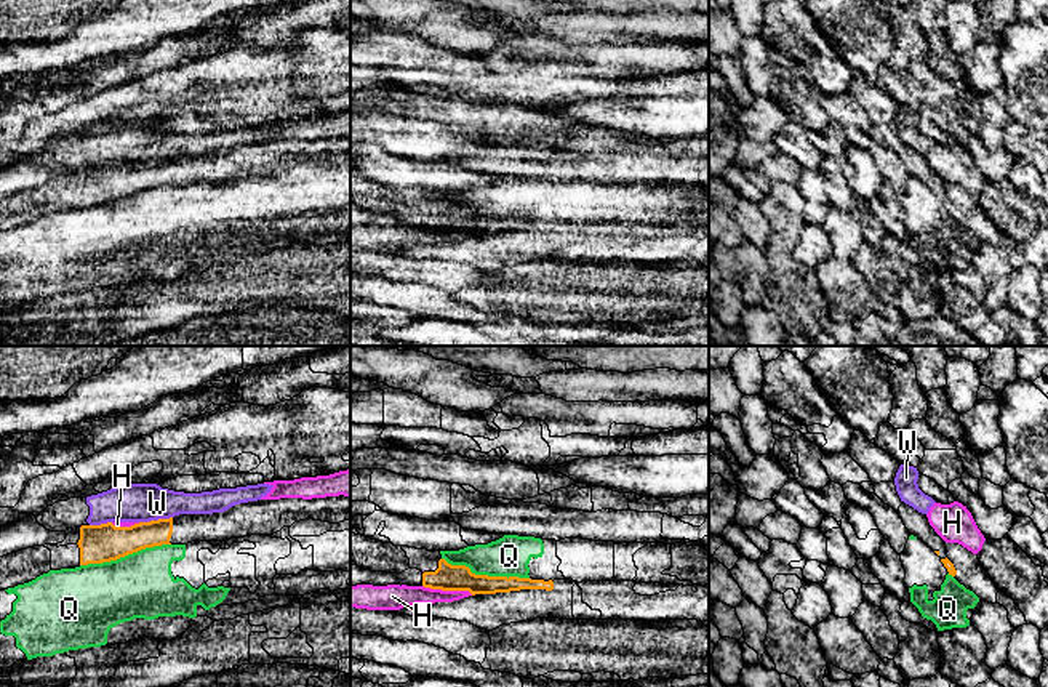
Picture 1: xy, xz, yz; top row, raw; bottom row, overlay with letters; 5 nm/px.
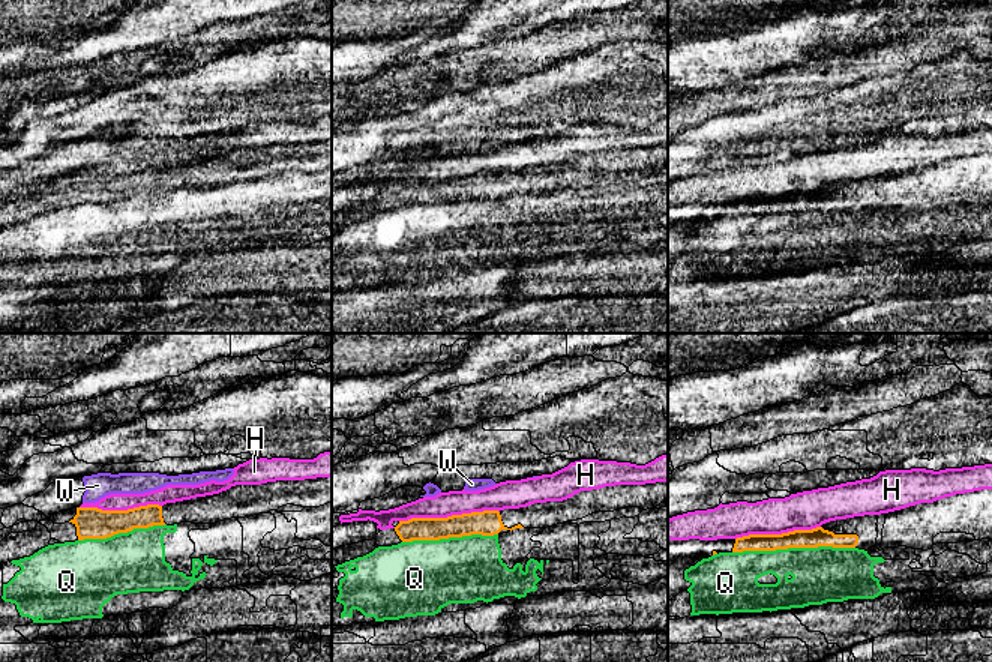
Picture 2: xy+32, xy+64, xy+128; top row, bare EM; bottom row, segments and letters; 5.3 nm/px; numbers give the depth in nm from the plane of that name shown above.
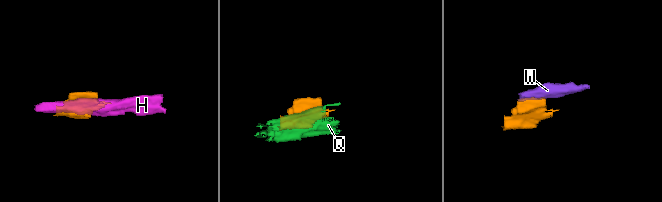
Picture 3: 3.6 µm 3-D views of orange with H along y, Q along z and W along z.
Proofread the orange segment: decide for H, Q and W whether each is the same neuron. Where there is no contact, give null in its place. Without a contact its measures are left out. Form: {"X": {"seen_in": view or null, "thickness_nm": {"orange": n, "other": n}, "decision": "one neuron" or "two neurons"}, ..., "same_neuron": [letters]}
{"H": {"seen_in": "xz", "thickness_nm": {"orange": 140, "other": 110}, "decision": "two neurons"}, "Q": {"seen_in": "xy", "thickness_nm": {"orange": 190, "other": 340}, "decision": "two neurons"}, "W": {"seen_in": "xy", "thickness_nm": {"orange": 170, "other": 190}, "decision": "two neurons"}, "same_neuron": []}

